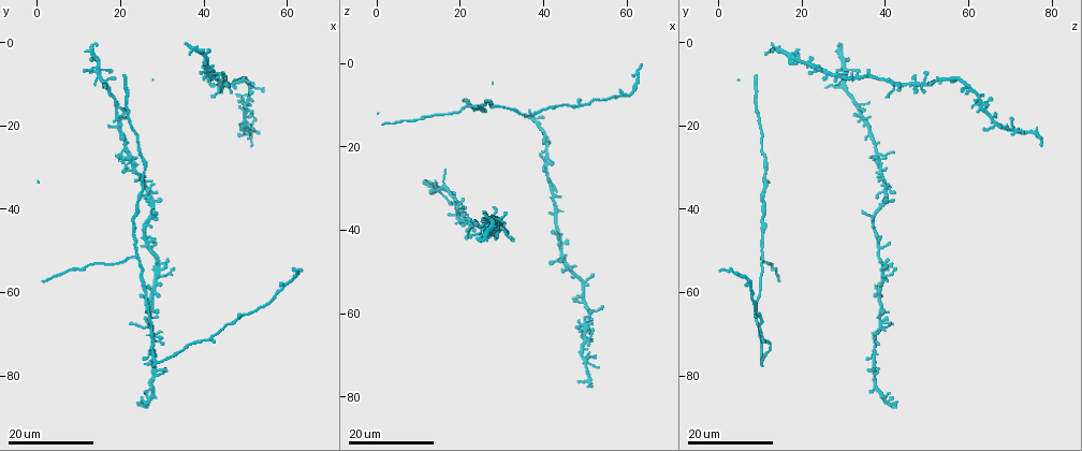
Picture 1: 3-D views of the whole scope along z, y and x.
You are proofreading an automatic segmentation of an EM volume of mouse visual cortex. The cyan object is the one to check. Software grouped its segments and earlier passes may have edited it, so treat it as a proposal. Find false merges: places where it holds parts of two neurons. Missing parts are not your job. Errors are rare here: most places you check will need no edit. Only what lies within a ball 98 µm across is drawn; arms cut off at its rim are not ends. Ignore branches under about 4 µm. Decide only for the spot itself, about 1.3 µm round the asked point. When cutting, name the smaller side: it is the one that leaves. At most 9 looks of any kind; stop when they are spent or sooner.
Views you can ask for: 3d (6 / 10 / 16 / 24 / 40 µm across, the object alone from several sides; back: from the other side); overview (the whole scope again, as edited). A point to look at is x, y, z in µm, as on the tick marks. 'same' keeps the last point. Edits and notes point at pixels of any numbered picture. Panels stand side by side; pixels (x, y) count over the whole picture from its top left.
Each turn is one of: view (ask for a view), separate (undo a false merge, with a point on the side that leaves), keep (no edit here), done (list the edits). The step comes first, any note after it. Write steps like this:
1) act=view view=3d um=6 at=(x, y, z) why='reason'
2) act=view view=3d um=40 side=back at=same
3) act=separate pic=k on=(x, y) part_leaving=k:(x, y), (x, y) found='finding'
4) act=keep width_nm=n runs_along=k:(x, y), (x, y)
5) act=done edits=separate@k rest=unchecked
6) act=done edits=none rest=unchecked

act=view view=3d um=16 at=(51.0, 19.5, 67.0) why='looks like a crossing'

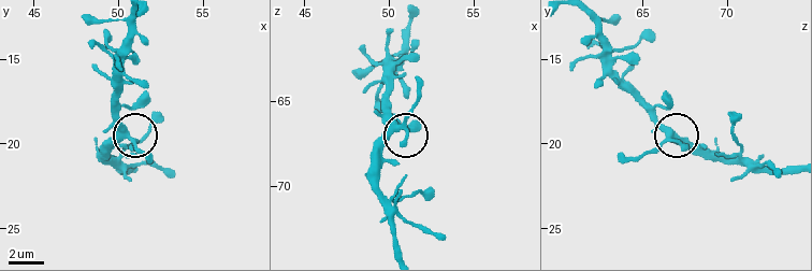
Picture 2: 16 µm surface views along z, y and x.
act=view view=3d um=10 at=(50.6, 19.7, 66.5)

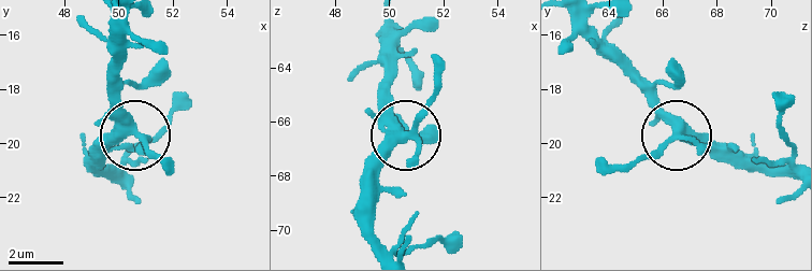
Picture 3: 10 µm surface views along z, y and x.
act=keep found='continuous, no second neuron'

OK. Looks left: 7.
act=view view=3d um=16 at=(30.0, 56.5, 39.5)

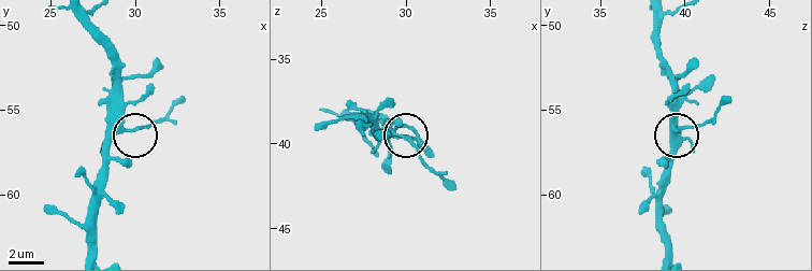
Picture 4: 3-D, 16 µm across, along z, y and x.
act=view view=3d um=6 at=(29.5, 56.1, 39.5)

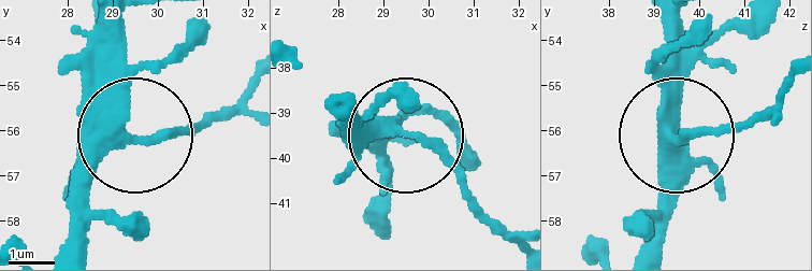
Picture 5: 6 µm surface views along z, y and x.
act=keep runs_along=5:(111, 24), (127, 128), (161, 139), (238, 116) found='one neuron here'

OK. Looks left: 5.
act=view view=3d um=24 at=(50.0, 20.5, 70.5) why='four or more arms meet'

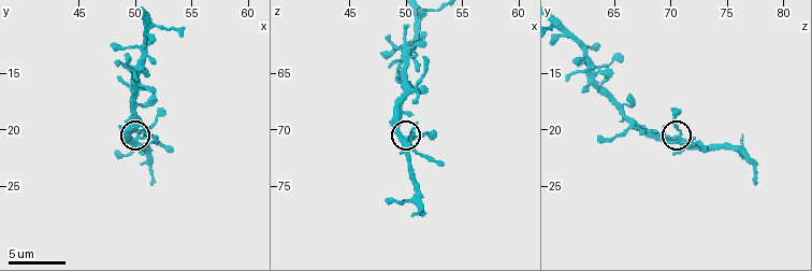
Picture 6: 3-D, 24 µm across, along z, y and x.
act=view view=3d um=6 at=(50.2, 20.6, 70.8)

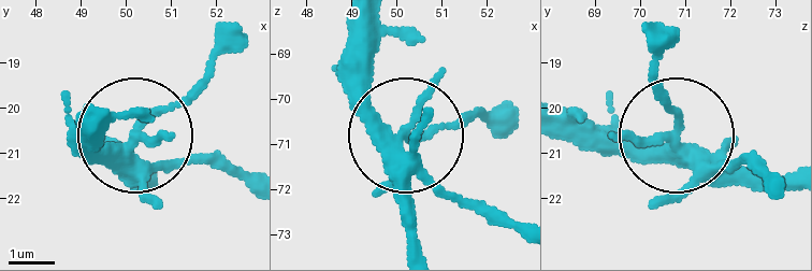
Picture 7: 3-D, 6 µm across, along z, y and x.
act=keep arms=5 found='one neuron here'

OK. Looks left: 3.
act=view view=3d um=16 at=(42.5, 70.0, 10.5) why='three-way junction'

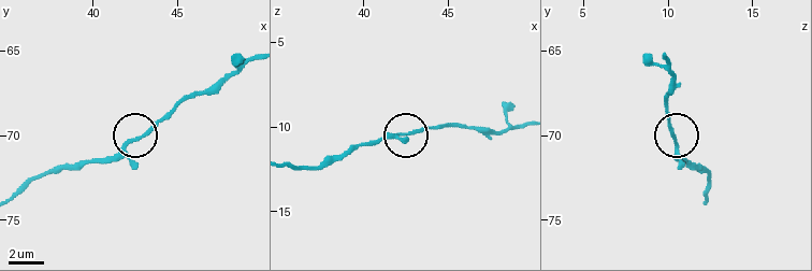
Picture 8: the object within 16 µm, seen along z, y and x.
act=view view=3d um=10 at=(42.1, 70.6, 10.5) why='zoom in'

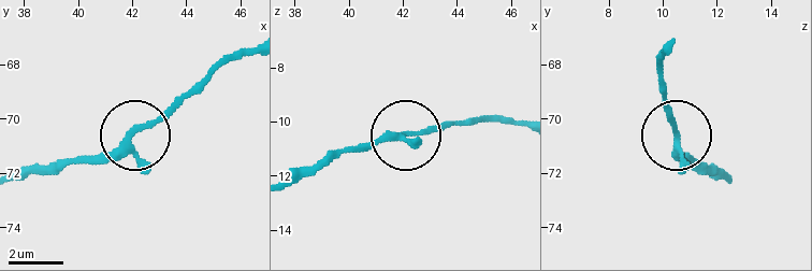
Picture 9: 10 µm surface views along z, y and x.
act=keep runs_along=9:(17, 177), (52, 174), (114, 150), (188, 87) found='all the same neuron'

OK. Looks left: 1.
act=done edits=none rest=unchecked

